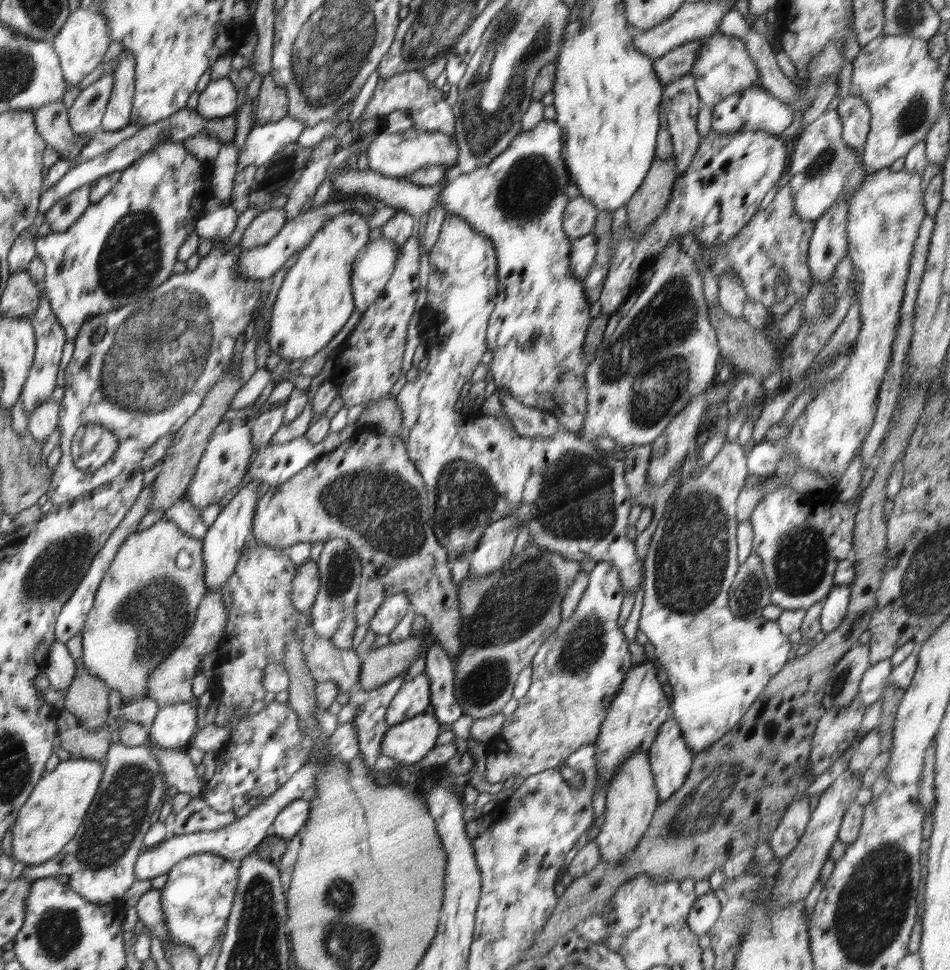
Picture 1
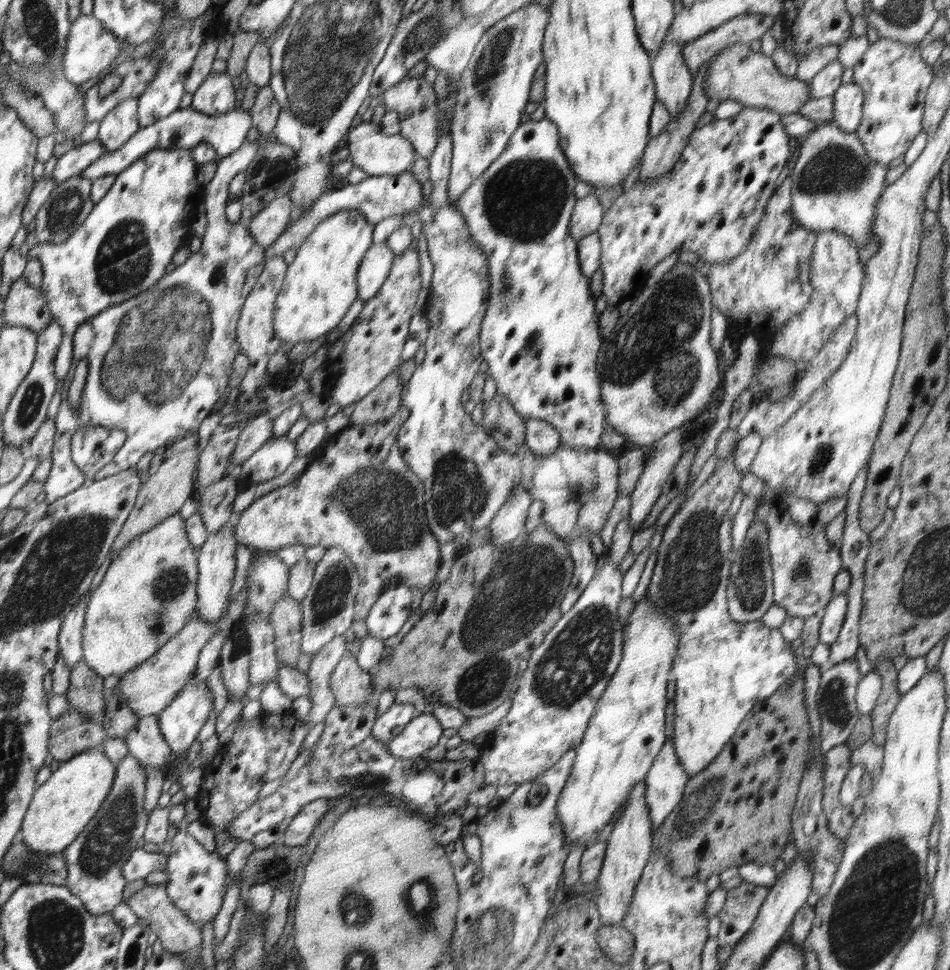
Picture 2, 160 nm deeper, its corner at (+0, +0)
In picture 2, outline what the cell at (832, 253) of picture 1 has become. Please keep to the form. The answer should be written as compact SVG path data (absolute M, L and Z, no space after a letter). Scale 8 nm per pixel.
M840 231L817 232L812 250L810 280L813 293L810 301L800 315L785 322L773 335L768 346L769 355L800 364L800 372L807 368L807 364L820 352L838 327L842 326L843 321L856 313L865 275L865 266L858 259L856 243Z

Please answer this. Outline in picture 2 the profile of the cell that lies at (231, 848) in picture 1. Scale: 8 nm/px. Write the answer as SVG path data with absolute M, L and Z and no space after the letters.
M171 843L163 844L158 851L147 852L142 848L133 850L133 854L124 866L125 881L132 882L139 878L146 878L154 870L164 870L171 853Z

